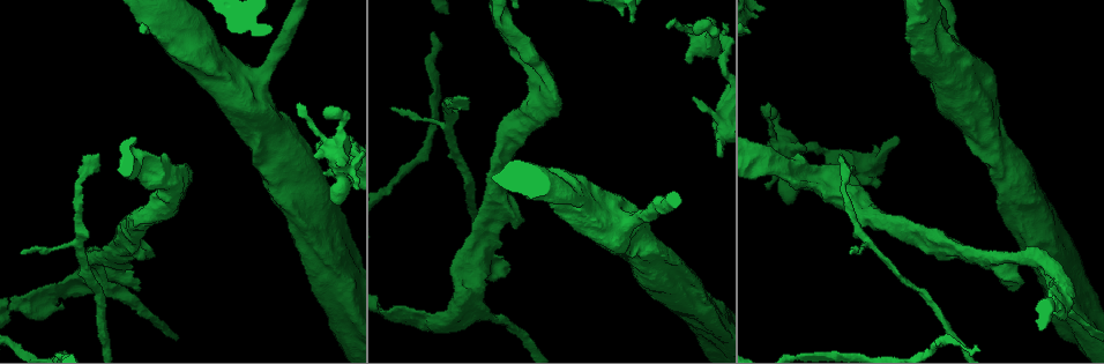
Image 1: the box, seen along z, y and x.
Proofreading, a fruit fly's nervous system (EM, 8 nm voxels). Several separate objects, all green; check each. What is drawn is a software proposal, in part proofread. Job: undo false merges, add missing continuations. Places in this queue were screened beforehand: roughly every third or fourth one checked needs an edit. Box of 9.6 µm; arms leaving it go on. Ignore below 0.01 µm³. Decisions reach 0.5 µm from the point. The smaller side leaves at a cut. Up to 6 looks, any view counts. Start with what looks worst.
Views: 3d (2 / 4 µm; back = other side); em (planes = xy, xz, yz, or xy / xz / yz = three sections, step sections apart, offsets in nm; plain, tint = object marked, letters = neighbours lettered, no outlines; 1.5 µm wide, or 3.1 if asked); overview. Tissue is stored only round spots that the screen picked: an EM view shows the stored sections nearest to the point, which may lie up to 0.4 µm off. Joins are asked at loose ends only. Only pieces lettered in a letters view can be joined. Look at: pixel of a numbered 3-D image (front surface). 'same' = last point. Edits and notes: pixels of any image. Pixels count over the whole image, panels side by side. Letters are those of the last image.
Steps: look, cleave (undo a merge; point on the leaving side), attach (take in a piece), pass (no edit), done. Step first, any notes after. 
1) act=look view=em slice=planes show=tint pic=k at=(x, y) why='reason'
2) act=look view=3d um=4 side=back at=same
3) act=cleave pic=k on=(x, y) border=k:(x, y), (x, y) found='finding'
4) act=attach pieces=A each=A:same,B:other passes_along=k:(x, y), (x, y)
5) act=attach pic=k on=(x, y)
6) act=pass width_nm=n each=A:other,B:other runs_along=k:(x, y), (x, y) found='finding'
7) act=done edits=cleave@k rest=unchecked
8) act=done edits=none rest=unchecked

act=look view=3d um=2 pic=1 at=(392, 108) why='free end'

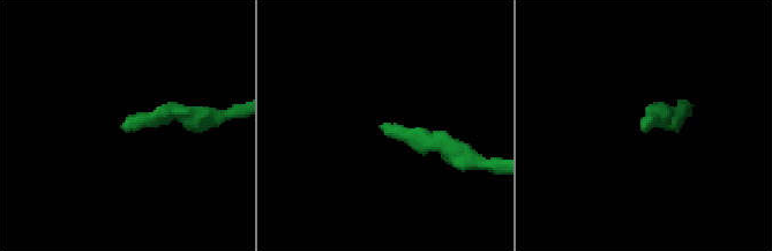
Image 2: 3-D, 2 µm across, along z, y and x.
act=look view=em slice=xz step=8 show=letters pic=2 at=(124, 123) why='shape alone is not enough'

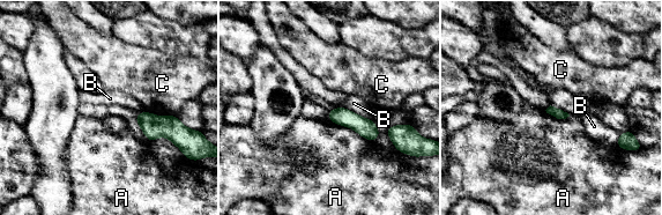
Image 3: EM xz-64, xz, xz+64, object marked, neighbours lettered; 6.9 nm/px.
act=look view=em slice=planes show=letters at=same why='another direction'

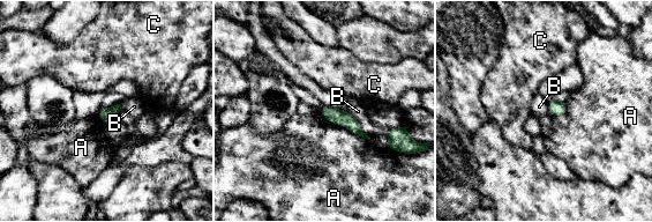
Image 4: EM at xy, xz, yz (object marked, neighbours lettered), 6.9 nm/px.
act=pass width_nm=100 each=A:other,B:other,C:other runs_along=4:(322, 111), (345, 118), (359, 132) found='no lettered piece goes on from it'

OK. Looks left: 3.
act=look view=em slice=xy step=4 show=tint pic=1 at=(786, 192) why='sharp bend'

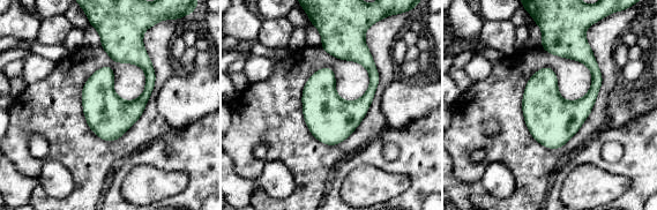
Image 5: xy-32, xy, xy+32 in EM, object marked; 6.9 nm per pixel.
act=look view=em slice=planes show=letters at=same

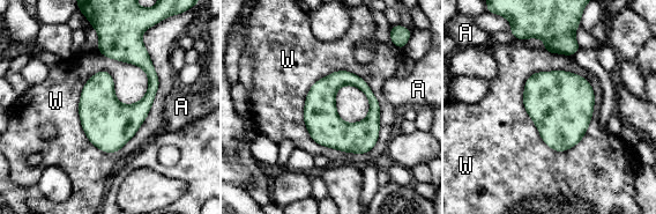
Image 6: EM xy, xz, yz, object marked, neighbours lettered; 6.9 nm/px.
act=pass width_nm=180 longest_contact=W:650nm each=A:other,W:other found='continuous, no second neuron'

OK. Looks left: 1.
act=done edits=none rest=unchecked

